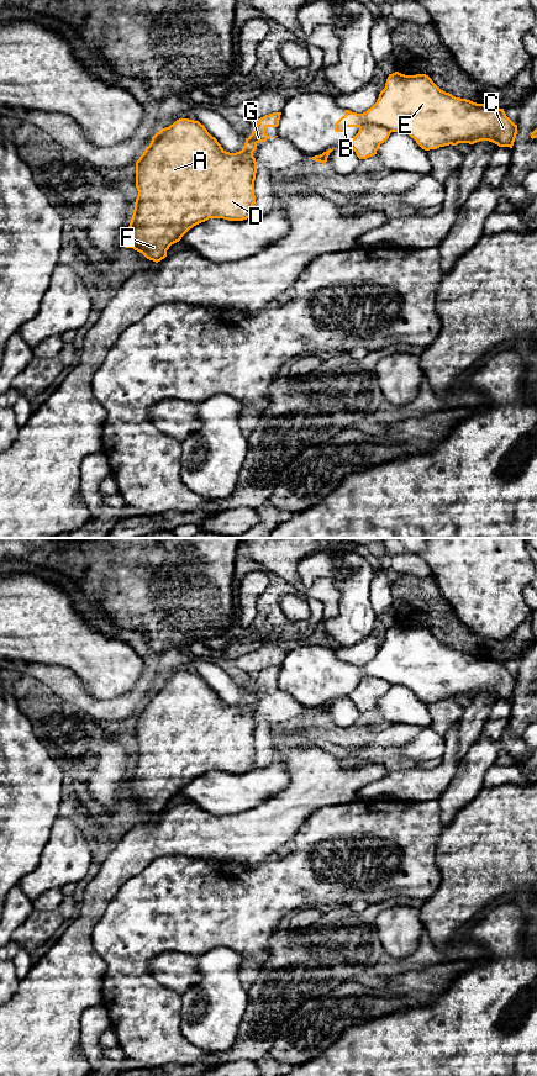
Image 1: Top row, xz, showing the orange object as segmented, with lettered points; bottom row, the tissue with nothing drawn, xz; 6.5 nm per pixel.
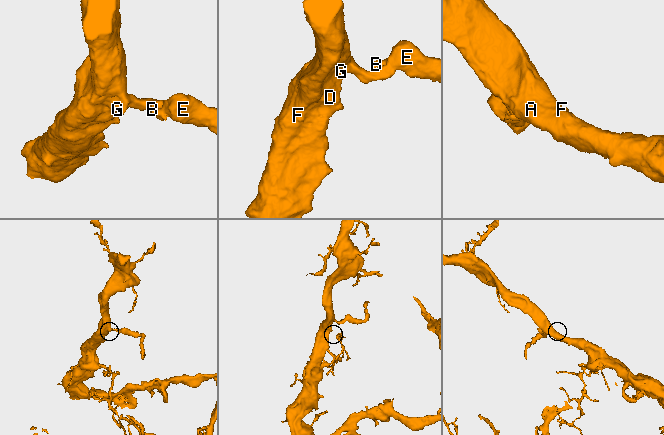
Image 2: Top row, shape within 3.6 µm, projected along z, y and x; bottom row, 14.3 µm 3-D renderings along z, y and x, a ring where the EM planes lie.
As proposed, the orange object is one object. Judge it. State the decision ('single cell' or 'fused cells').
fused cells

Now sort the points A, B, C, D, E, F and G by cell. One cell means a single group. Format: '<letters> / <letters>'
A D F G / B C E

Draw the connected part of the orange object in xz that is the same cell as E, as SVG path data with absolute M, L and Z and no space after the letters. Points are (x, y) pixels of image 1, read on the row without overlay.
M399 624L389 627L377 655L365 665L344 663L344 668L335 676L335 684L343 685L346 680L364 677L378 677L390 685L406 686L425 703L458 696L474 697L480 693L512 701L517 687L517 677L506 669L504 661L456 650L441 643L426 627L405 628Z

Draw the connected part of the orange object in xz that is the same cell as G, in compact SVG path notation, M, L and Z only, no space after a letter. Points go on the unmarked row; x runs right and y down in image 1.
M273 665L258 671L252 687L246 691L242 703L226 705L204 677L189 671L179 671L169 680L157 685L136 714L136 740L138 744L133 768L127 782L125 801L133 801L147 812L156 816L167 809L169 800L194 779L209 771L223 771L228 774L243 774L256 768L254 733L257 714L253 705L259 695L267 695L270 690L265 686L267 680L278 680L281 665Z

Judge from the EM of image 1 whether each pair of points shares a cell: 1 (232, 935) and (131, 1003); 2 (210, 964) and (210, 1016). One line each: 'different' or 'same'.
1: same
2: same

